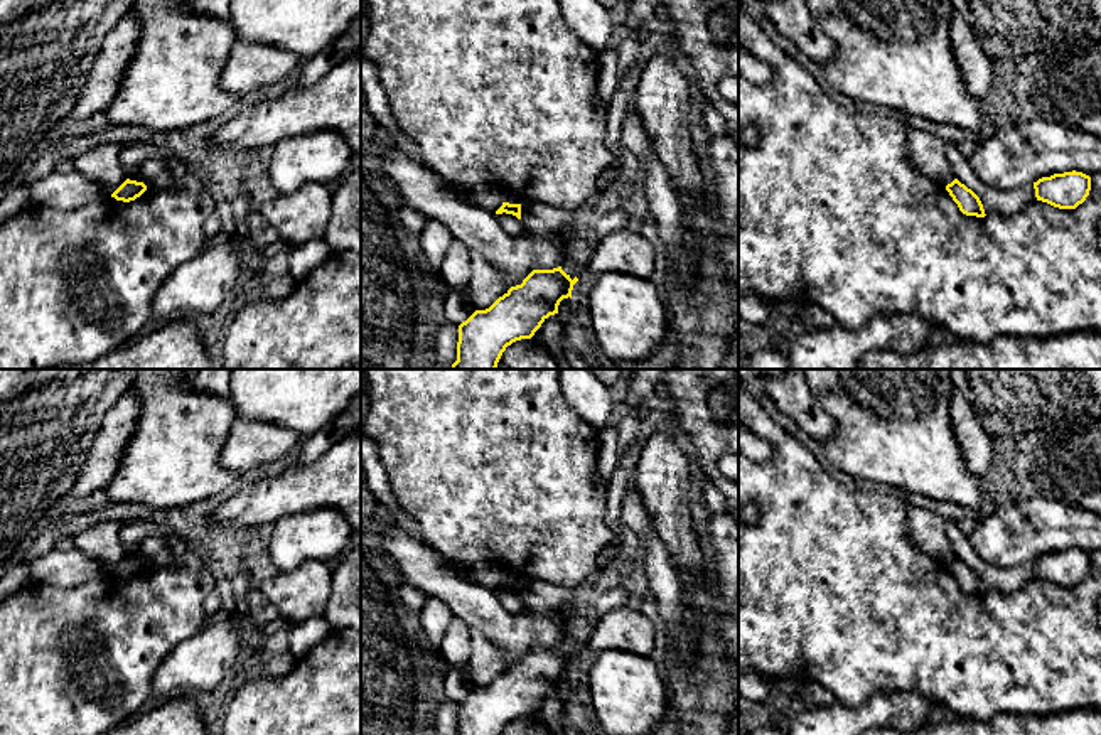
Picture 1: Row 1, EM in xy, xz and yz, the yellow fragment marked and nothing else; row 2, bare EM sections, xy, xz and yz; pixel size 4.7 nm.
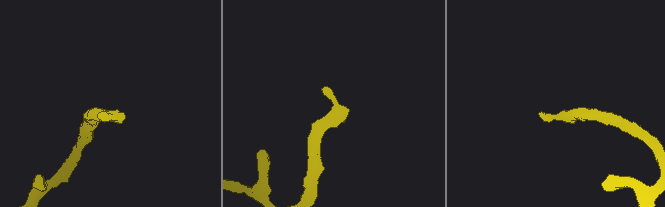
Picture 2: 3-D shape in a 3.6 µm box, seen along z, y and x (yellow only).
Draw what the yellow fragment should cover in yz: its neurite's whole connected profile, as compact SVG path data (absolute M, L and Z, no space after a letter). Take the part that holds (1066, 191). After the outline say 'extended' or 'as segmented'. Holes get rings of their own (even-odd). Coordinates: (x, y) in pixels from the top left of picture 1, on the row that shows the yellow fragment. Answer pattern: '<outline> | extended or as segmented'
M1064 172L1034 182L1037 201L1059 209L1076 209L1091 190L1091 177L1082 172Z | as segmented

